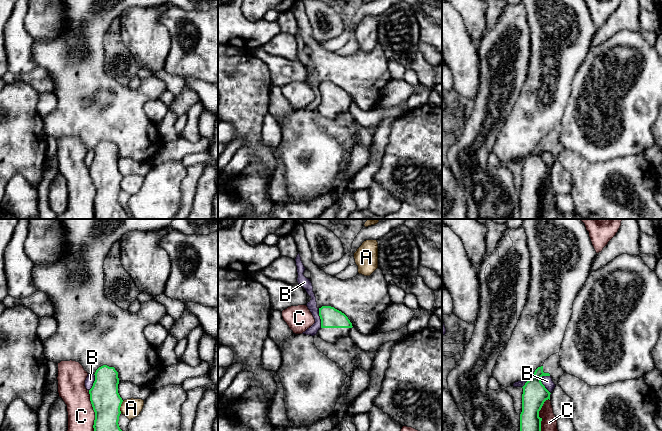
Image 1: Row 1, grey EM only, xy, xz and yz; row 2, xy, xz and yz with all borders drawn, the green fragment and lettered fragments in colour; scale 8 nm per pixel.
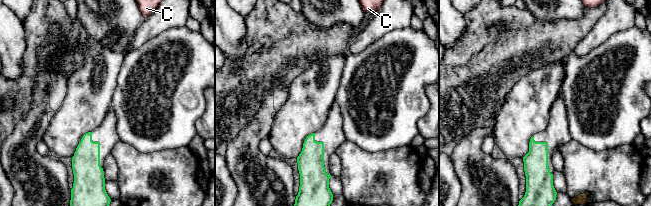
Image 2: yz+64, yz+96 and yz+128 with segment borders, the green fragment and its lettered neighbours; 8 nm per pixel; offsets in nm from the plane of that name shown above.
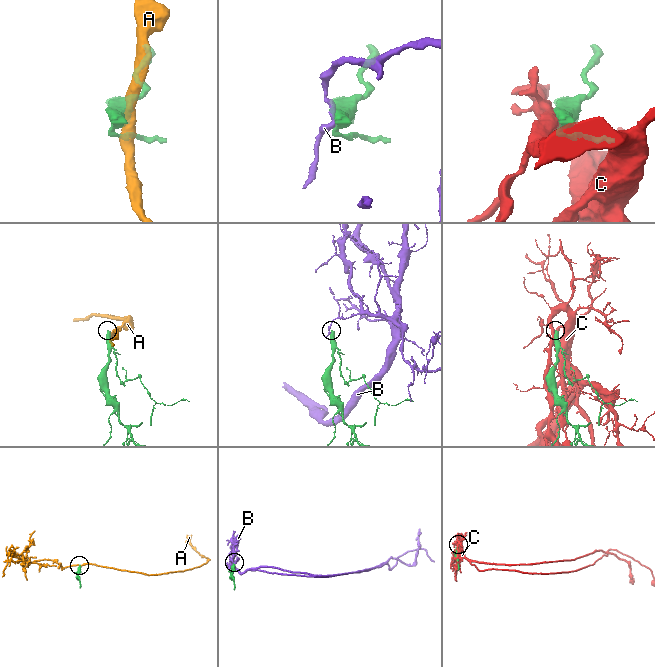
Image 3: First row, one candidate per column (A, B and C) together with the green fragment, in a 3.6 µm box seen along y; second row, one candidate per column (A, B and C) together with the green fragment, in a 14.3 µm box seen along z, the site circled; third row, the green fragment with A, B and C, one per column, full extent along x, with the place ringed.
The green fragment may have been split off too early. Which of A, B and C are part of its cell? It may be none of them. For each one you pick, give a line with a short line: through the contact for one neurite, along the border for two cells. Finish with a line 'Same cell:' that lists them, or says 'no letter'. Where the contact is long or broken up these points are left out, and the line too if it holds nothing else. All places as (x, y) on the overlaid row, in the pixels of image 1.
Same cell: no letter

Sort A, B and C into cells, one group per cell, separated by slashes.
A / B / C

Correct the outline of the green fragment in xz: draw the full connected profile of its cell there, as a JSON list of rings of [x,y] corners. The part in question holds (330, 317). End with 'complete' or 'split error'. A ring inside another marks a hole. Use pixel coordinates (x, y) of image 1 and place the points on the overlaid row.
[[[322,306],[319,308],[321,319],[321,328],[317,336],[328,343],[336,343],[339,339],[348,337],[352,323],[348,317],[341,311],[331,306]]]; split error

